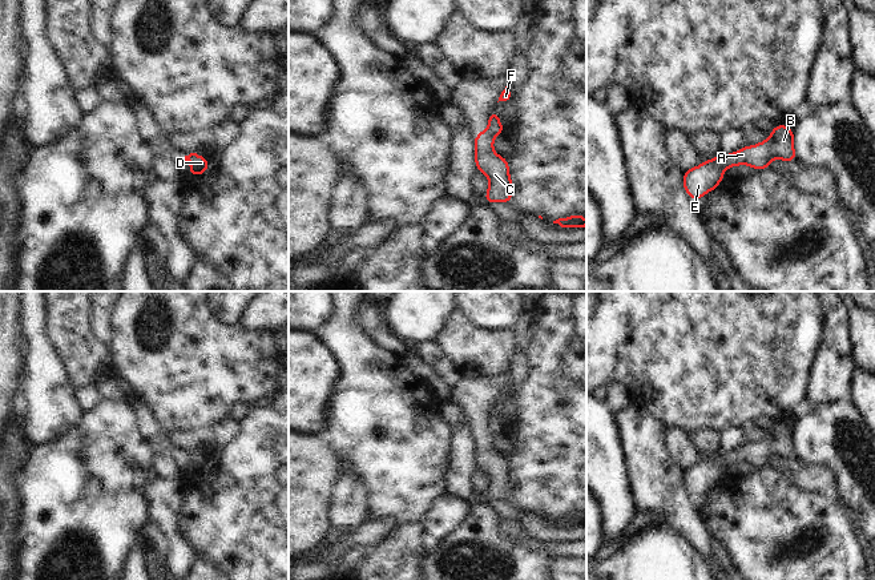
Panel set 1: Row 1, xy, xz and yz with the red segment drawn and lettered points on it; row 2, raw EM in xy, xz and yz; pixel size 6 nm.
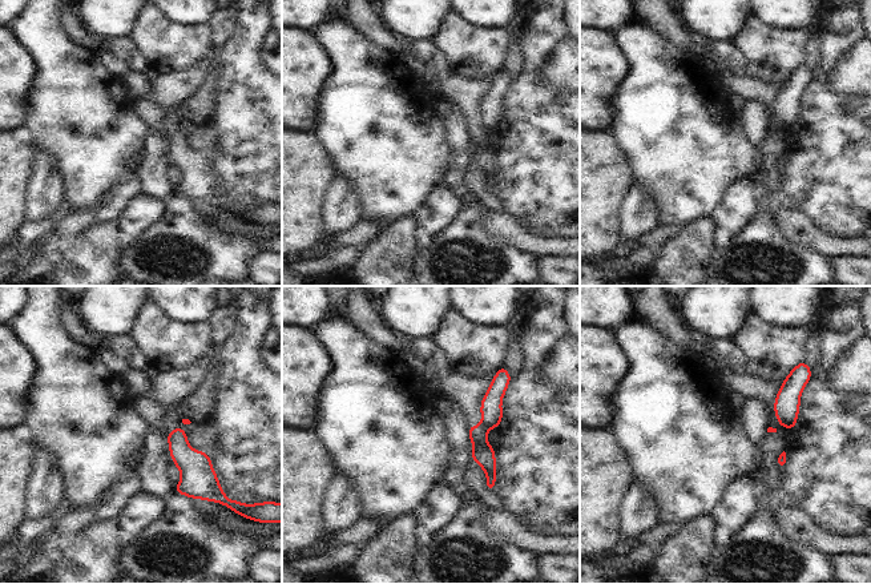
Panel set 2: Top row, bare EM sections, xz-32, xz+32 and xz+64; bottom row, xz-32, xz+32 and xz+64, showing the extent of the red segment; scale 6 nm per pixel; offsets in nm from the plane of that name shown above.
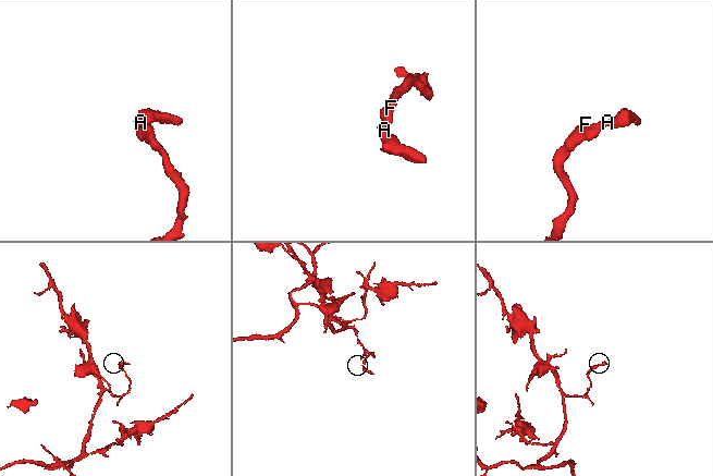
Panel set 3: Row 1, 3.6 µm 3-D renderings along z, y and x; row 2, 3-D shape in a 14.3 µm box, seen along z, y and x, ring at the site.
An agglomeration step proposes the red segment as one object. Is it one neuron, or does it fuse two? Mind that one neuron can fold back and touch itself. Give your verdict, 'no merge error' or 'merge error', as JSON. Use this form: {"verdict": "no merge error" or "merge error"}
{"verdict": "merge error"}

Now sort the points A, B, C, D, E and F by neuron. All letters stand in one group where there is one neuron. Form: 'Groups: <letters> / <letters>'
Groups: A B C / D E F.

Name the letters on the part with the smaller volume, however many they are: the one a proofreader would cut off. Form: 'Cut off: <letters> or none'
Cut off: A, B, C.

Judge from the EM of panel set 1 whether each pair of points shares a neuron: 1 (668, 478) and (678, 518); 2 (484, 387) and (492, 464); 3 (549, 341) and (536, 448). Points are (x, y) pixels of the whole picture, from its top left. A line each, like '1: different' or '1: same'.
1: same
2: same
3: same

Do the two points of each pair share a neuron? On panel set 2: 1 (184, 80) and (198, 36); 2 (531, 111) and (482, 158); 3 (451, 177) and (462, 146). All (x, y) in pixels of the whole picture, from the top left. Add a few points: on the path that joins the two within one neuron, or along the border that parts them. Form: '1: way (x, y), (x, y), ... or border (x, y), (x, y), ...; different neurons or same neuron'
1: border (210, 48), (190, 67), (158, 76); different neurons
2: border (492, 149), (496, 180); different neurons
3: way (455, 169), (458, 154); same neuron

